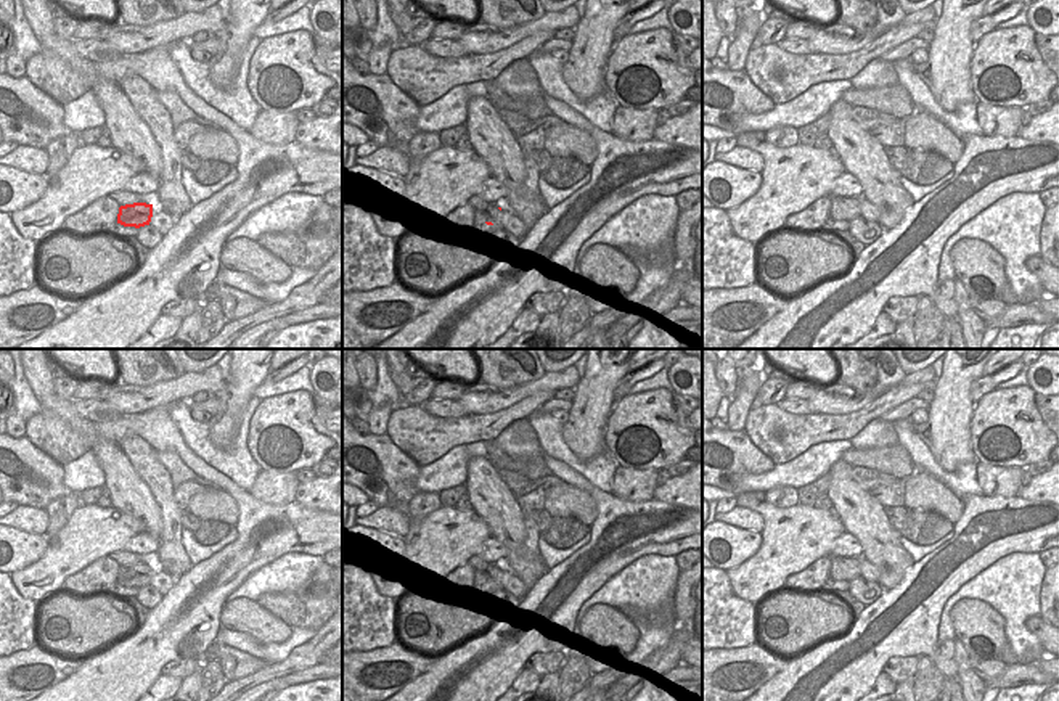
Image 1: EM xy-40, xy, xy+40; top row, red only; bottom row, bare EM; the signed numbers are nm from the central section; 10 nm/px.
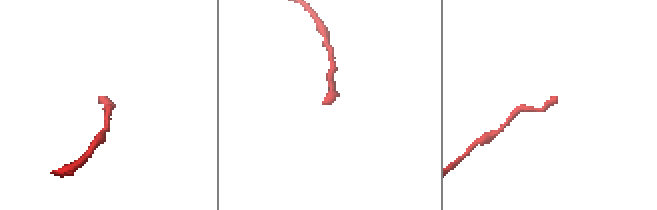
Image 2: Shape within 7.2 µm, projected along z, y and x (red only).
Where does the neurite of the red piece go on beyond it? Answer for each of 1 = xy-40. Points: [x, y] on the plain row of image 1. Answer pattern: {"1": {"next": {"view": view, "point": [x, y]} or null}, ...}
{"1": {"next": null}}

